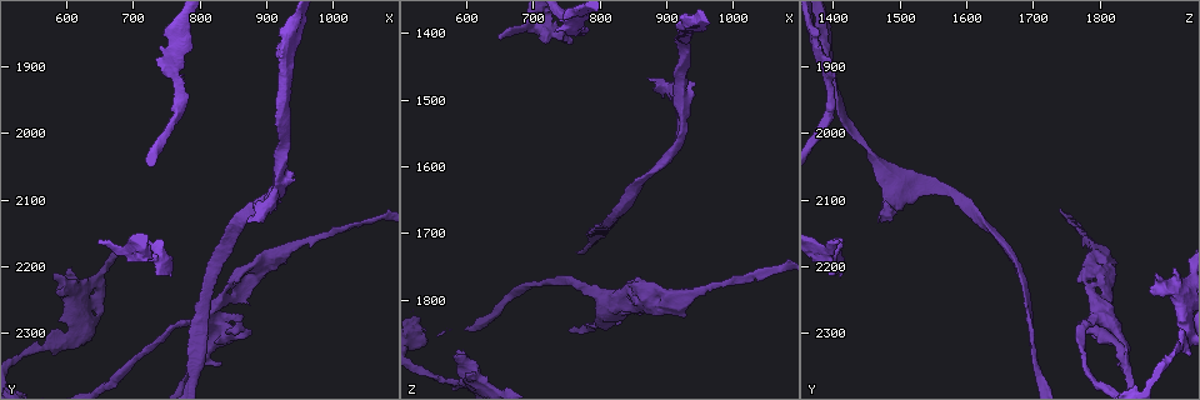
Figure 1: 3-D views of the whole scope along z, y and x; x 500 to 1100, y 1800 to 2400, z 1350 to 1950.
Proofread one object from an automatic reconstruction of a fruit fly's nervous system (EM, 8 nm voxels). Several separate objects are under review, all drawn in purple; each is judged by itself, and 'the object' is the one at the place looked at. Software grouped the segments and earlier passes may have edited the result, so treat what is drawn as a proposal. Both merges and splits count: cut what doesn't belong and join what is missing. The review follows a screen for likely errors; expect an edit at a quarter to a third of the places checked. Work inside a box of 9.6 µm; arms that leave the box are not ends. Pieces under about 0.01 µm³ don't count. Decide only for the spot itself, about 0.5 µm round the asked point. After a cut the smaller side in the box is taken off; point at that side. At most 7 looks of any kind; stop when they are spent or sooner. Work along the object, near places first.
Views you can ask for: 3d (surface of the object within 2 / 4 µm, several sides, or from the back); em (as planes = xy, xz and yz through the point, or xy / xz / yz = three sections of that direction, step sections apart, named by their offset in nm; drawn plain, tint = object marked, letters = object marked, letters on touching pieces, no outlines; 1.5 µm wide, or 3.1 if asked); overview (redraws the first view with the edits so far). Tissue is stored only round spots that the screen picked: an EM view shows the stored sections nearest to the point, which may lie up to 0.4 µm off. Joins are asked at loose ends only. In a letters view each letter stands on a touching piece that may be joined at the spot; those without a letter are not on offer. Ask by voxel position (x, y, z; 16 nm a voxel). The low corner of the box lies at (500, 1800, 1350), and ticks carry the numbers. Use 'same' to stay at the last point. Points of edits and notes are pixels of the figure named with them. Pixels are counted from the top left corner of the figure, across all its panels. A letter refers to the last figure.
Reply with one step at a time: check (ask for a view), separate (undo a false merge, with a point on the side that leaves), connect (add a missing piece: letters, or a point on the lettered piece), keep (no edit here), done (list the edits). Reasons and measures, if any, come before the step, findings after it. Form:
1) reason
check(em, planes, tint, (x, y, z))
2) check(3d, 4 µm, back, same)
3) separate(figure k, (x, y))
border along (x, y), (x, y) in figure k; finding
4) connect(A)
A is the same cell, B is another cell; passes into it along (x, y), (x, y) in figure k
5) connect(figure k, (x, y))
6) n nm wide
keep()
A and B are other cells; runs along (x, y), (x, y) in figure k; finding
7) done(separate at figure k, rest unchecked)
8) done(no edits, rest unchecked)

branch point
check(em, yz, step 4, tint, (805, 2275, 1690))

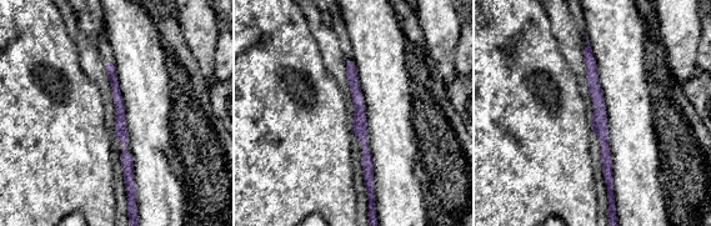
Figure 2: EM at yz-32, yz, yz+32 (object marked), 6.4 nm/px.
check(em, yz, step 4, letters, same)

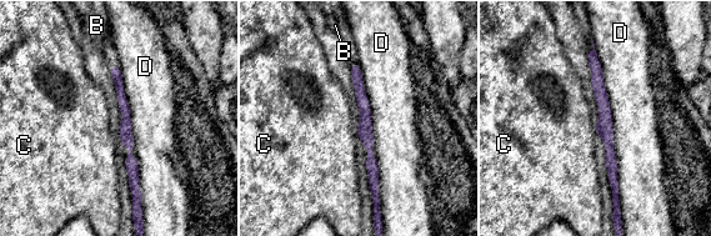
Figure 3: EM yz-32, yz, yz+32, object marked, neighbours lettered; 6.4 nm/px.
D touches over 1100 nm
keep()
B, C and D are other cells; runs along (592, 54), (615, 191) in figure 3; continuous, no second neuron

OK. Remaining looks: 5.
branch stops here
check(3d, 2 µm, (610, 2200, 1910))

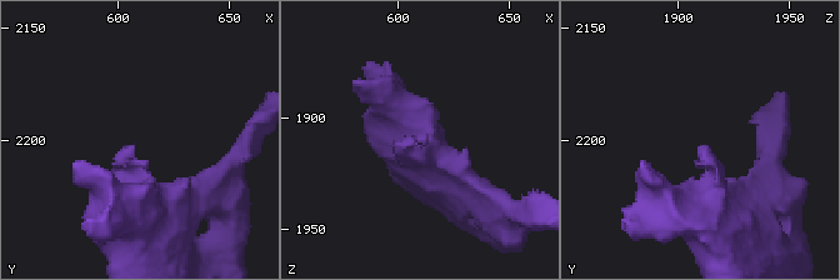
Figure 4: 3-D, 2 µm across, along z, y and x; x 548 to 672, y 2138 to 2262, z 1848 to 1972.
check(em, planes, letters, (606, 2204, 1909))

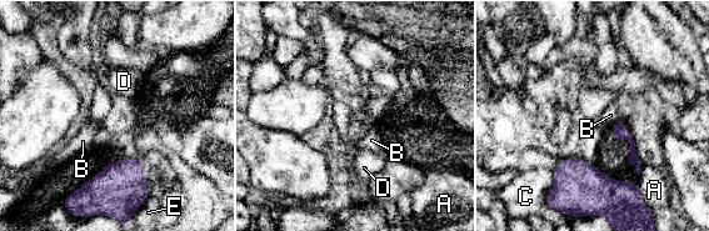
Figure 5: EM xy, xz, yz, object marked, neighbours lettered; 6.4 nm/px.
keep()
A, B, C, D and E are other cells; border along (618, 119), (613, 125) in figure 5; none of them fits

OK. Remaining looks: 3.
sudden change in width
check(em, planes, plain, (895, 2205, 1815))

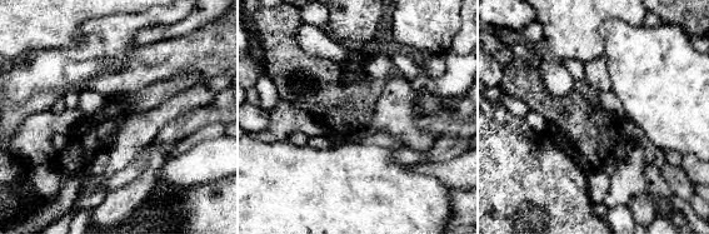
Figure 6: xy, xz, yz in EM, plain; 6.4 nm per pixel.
what lies round it
check(em, planes, letters, same)

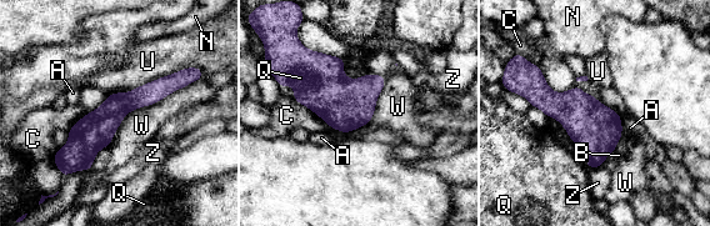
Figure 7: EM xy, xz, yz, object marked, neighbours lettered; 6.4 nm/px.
keep()
A, B, C, N, Q, U, W and Z are other cells; border along (199, 79), (131, 110), (108, 146) in figure 7; continuous, no second neuron

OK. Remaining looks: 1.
done(no edits, rest unchecked)

